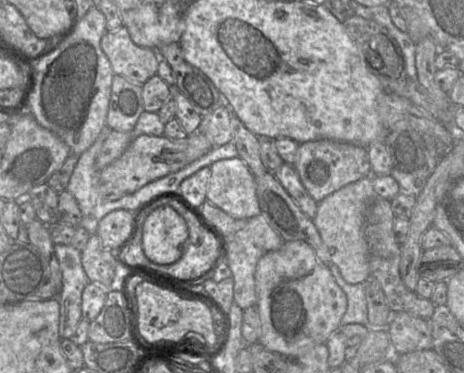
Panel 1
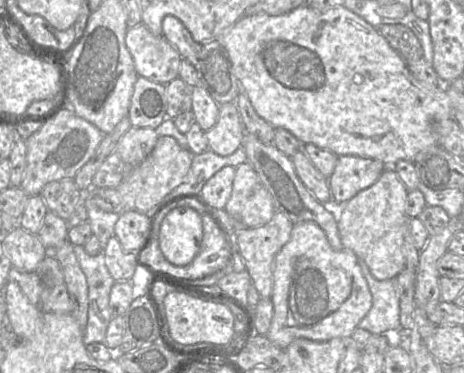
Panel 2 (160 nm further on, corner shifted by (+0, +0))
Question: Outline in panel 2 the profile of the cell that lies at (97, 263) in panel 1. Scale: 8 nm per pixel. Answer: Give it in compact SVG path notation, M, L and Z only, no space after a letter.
M115 236L109 239L103 255L107 269L116 282L131 281L138 262L143 264L140 252L125 250Z

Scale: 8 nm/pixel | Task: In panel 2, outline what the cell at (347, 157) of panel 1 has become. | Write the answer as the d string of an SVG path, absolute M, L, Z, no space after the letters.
M338 156L333 173L328 177L331 199L346 202L360 191L372 186L388 169L378 160L358 156Z

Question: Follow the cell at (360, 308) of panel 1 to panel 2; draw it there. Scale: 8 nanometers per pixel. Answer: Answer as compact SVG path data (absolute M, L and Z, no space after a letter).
M360 260L363 274L372 294L372 307L360 321L359 327L373 334L396 332L400 325L400 306L394 278L377 280Z

